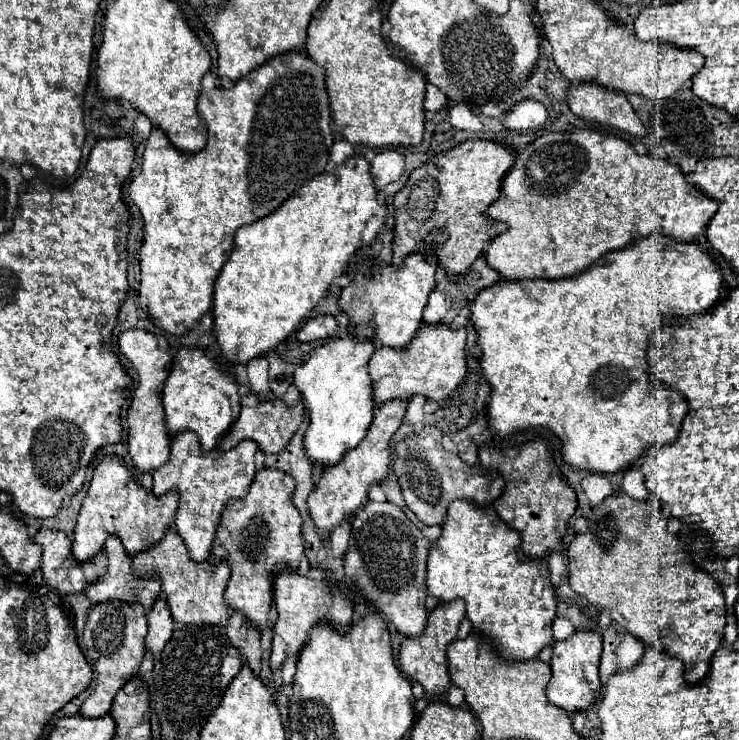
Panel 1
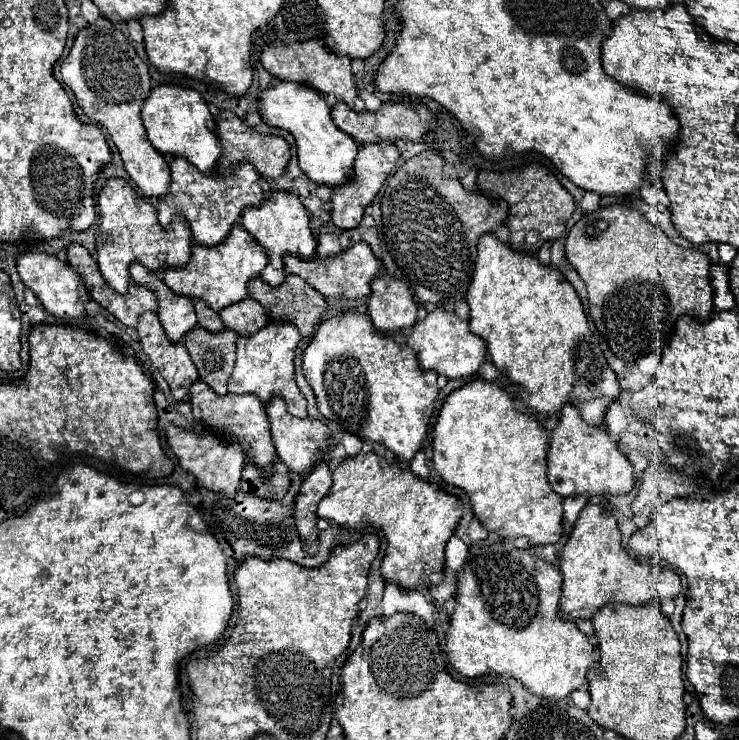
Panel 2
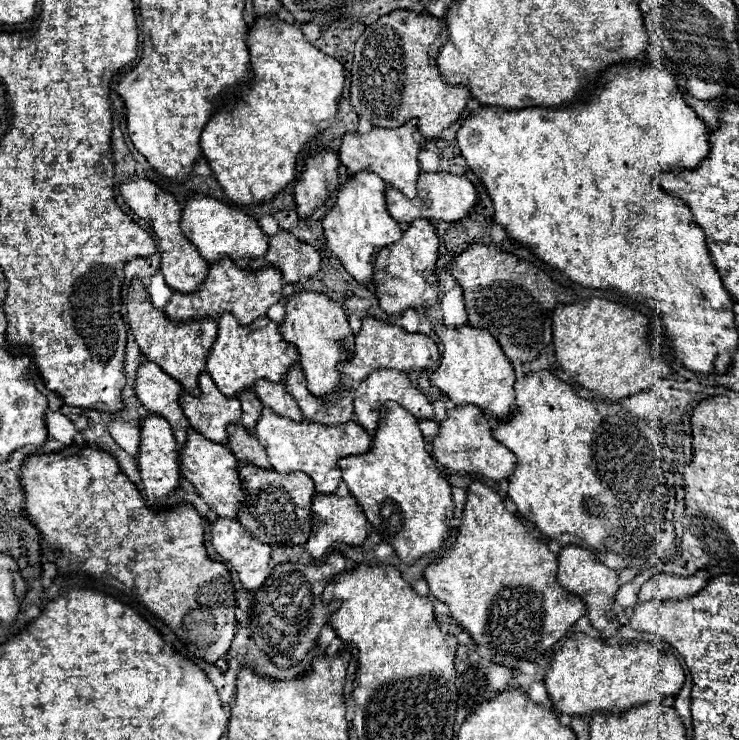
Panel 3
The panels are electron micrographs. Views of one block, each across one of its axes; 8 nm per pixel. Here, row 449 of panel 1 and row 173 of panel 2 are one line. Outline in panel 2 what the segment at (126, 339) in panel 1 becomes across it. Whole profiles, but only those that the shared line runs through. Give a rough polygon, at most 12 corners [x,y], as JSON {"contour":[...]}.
{"contour":[[106,18],[78,32],[60,74],[100,122],[140,194],[170,192],[148,142],[148,66]]}

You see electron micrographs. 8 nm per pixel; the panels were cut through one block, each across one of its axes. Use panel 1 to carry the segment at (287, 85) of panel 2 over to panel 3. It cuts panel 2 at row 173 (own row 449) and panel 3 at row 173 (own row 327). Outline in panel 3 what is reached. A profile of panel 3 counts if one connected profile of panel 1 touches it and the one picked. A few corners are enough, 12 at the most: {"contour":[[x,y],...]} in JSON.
{"contour":[[354,174],[322,218],[326,244],[360,286],[402,238],[386,184]]}

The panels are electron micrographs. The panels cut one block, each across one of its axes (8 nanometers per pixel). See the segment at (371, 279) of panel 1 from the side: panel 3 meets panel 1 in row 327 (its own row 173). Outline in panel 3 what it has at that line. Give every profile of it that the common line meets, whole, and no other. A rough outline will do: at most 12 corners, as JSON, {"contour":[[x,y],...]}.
{"contour":[[418,118],[344,134],[340,164],[416,196]]}

